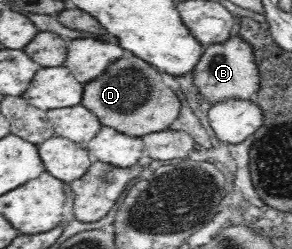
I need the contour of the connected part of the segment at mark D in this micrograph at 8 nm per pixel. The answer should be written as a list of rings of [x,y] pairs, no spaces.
[[[134,55],[122,56],[122,58],[114,60],[100,76],[83,83],[80,104],[92,111],[102,125],[122,131],[124,134],[140,137],[143,134],[168,129],[178,114],[183,111],[184,98],[178,93],[174,93],[162,81],[162,73],[150,65]]]

